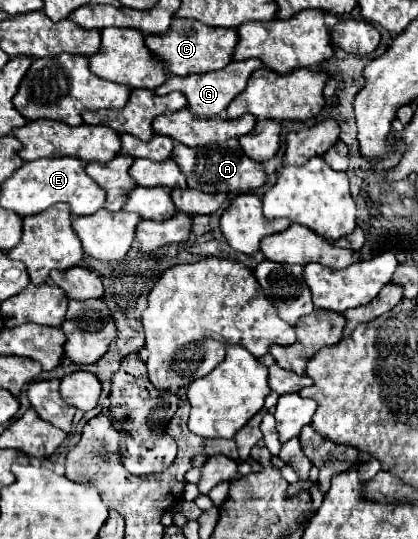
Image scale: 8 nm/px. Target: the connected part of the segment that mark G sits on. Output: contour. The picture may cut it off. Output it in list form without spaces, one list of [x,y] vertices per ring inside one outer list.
[[[257,58],[251,60],[243,60],[243,62],[229,62],[225,68],[221,70],[213,70],[213,72],[205,72],[205,74],[191,74],[185,76],[181,86],[177,88],[185,98],[187,98],[187,110],[191,114],[197,114],[201,118],[209,118],[209,116],[219,116],[229,104],[231,100],[241,94],[245,90],[247,78],[261,68],[261,62],[257,62]]]

